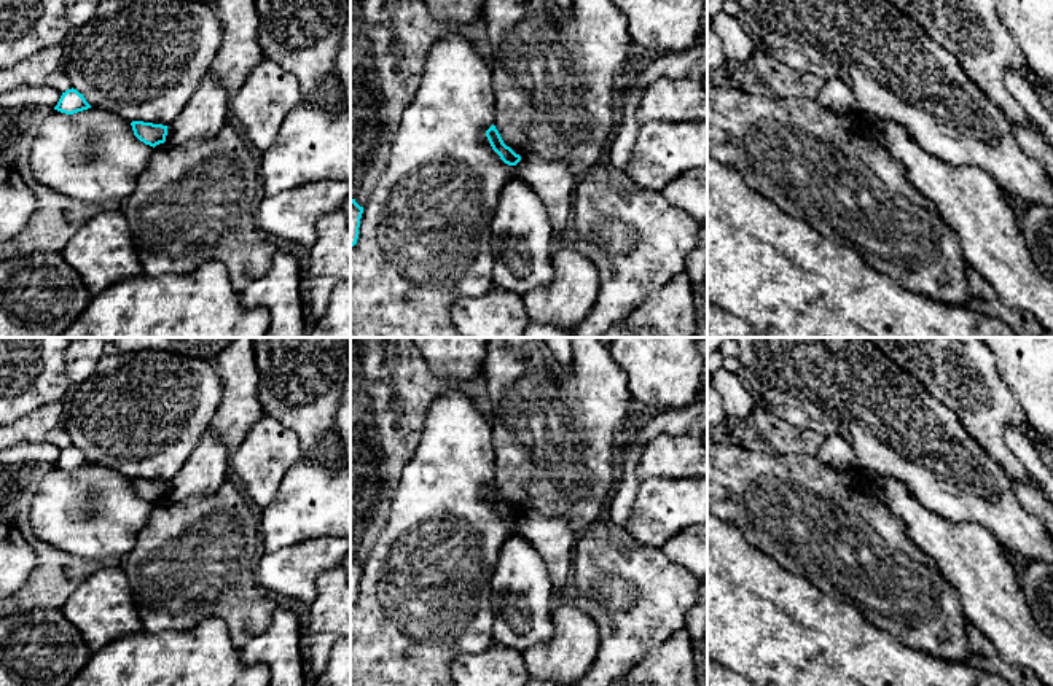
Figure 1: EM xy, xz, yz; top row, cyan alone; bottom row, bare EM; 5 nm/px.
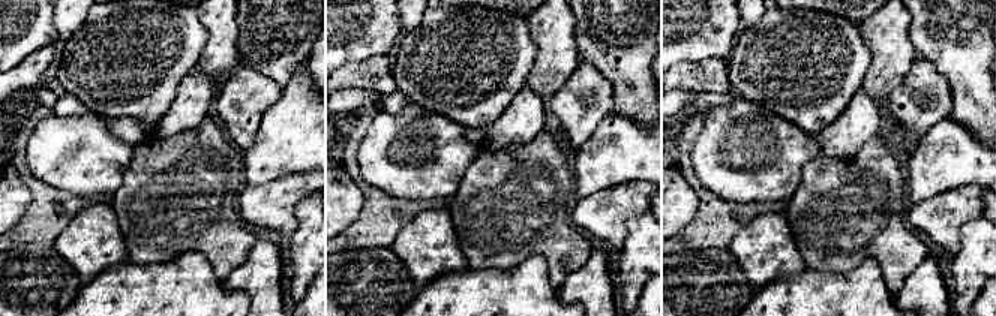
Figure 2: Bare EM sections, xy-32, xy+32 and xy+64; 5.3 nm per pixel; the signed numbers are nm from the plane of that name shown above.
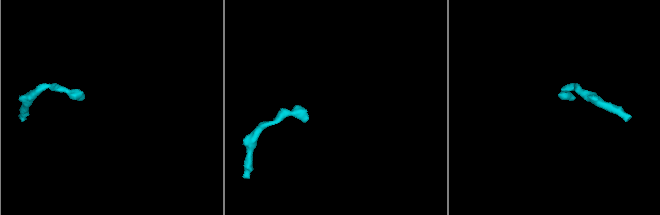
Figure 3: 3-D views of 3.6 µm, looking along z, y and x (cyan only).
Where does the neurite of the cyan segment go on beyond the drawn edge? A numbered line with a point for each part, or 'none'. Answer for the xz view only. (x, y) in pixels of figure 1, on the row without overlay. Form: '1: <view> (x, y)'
1: xz (551, 537)

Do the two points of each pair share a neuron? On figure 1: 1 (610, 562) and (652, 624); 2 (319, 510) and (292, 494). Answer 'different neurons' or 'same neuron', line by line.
1: same neuron
2: same neuron

